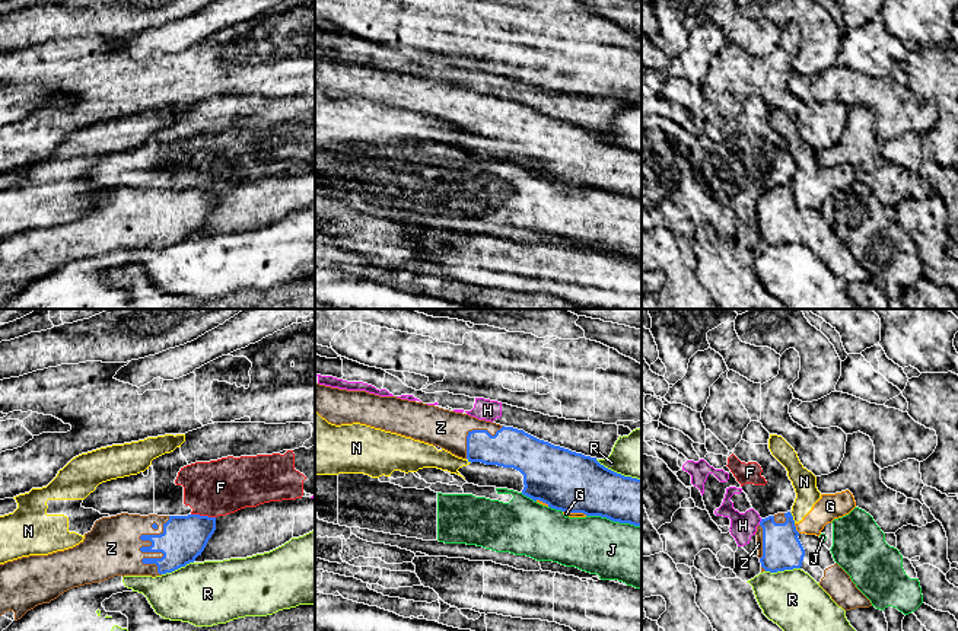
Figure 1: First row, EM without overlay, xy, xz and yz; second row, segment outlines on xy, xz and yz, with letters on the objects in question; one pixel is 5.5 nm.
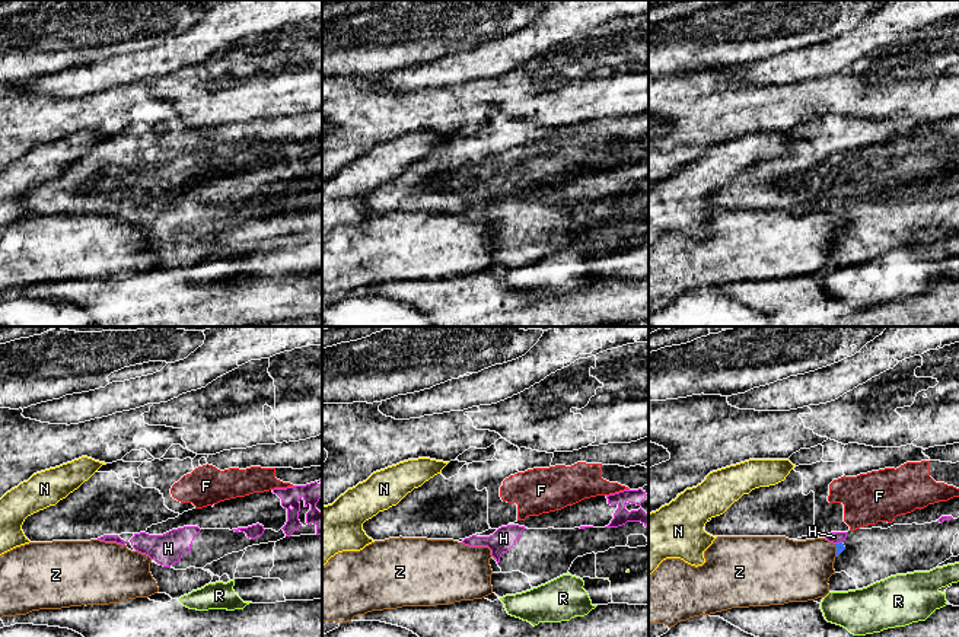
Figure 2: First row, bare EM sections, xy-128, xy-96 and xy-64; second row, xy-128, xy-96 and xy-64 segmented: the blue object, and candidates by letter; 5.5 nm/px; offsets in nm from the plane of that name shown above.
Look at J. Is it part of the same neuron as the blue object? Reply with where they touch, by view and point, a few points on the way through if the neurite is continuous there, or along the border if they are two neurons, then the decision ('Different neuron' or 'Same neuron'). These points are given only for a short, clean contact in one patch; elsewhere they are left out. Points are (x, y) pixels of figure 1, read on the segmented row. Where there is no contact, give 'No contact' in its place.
Touches blue at xz (614, 520). Different neuron

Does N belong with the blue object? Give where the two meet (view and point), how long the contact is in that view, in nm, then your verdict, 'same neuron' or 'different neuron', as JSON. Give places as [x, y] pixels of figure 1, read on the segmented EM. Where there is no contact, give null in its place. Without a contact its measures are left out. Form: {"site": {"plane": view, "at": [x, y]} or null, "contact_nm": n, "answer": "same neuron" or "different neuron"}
{"site": {"plane": "yz", "at": [792, 518]}, "contact_nm": 70, "answer": "different neuron"}

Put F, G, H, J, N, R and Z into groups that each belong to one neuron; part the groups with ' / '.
F H / G N / J / R / Z

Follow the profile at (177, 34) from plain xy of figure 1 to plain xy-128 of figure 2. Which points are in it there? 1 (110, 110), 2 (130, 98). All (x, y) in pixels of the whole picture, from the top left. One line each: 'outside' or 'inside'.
1: outside
2: outside

